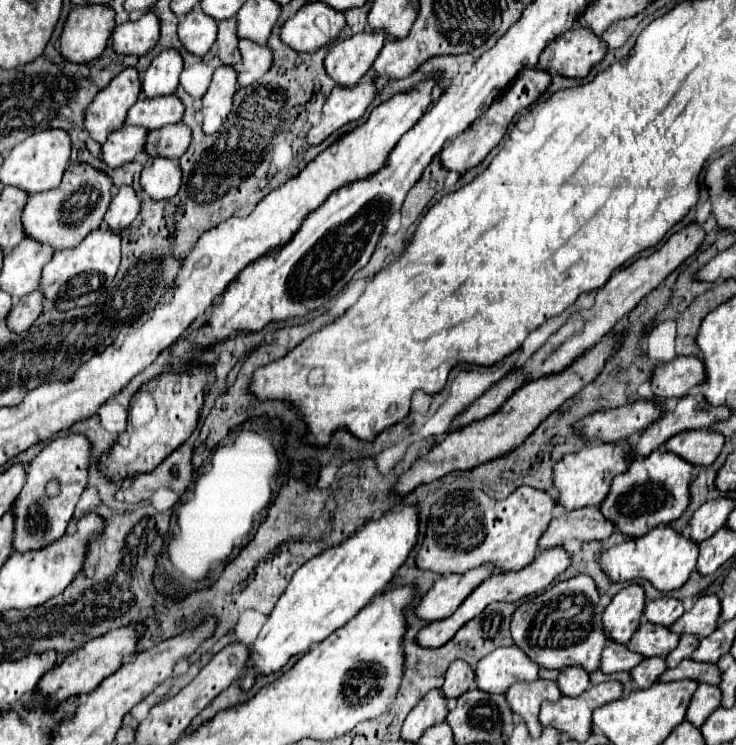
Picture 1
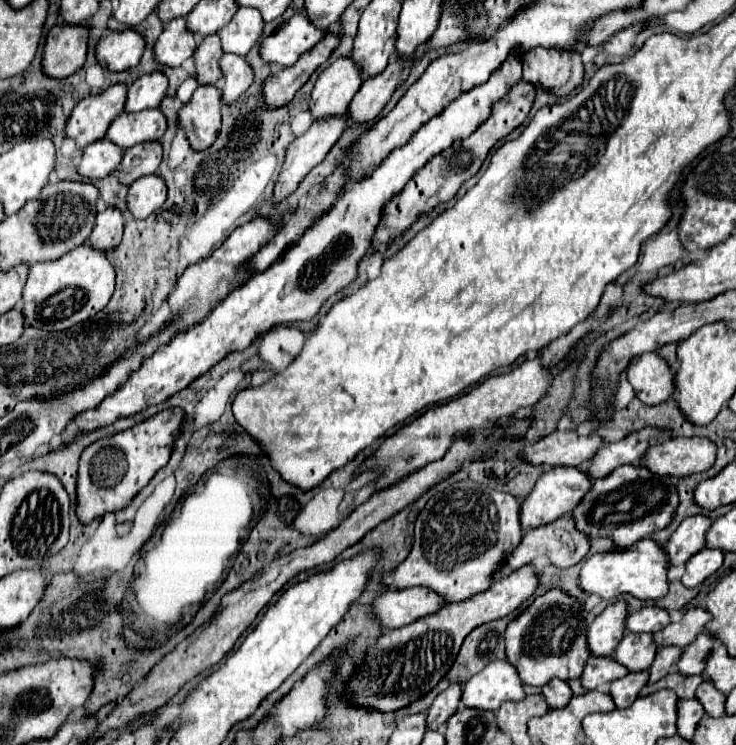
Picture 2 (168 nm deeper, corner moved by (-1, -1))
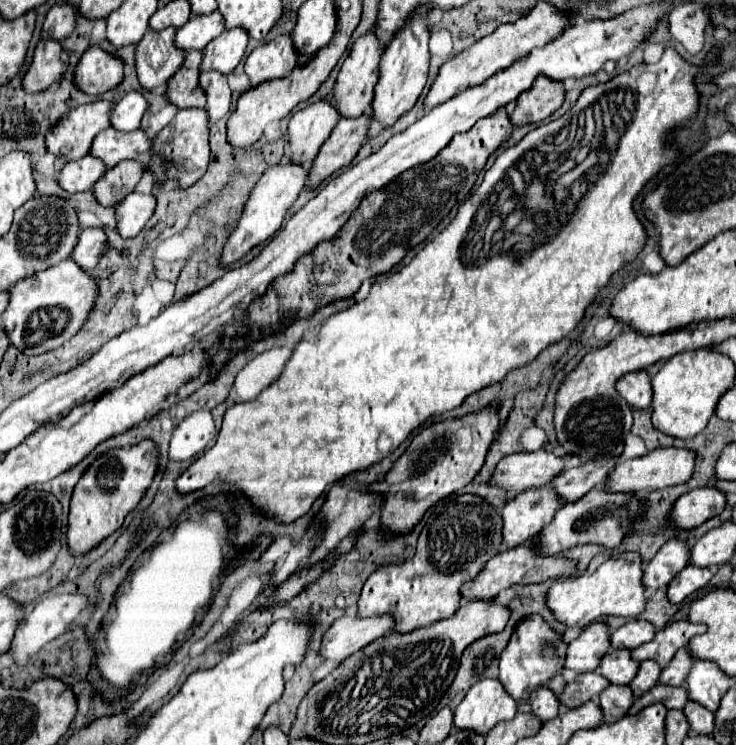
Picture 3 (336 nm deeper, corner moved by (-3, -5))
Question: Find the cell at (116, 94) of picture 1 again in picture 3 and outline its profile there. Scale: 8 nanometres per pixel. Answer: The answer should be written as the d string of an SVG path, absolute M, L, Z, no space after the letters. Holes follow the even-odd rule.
M95 101L69 111L47 133L47 151L67 161L77 161L85 157L95 135L109 127L111 107L113 103L109 101Z

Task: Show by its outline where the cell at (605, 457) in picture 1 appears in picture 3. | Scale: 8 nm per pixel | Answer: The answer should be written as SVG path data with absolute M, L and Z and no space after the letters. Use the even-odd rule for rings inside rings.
M549 485L529 489L509 499L501 511L503 515L503 545L507 549L529 543L561 507L559 497Z

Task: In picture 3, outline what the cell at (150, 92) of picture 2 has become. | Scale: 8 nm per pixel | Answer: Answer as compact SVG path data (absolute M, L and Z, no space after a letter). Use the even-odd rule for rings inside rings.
M131 91L125 97L121 97L119 103L113 105L109 123L115 131L129 133L129 131L139 129L139 123L141 123L141 117L145 111L147 111L145 97L137 91Z

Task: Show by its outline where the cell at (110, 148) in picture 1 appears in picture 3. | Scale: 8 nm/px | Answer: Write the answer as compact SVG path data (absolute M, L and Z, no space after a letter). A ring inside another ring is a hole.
M85 155L79 161L71 161L67 163L59 177L57 183L67 191L67 193L81 193L81 191L89 191L95 181L99 179L99 175L103 175L107 169L103 163L99 163L99 159Z

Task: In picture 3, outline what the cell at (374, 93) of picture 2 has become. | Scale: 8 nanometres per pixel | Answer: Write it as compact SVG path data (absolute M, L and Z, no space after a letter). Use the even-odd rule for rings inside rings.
M367 113L359 119L339 119L329 139L321 145L319 155L311 163L307 175L307 189L319 187L327 177L331 177L335 171L339 171L355 159L357 151L367 139L369 123L371 115Z

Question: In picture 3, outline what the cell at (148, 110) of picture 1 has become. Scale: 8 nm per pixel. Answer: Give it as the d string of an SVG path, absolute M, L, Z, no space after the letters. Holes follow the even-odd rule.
M103 129L93 145L91 145L91 155L95 155L97 159L103 161L103 165L107 169L115 167L121 161L129 161L135 159L137 155L149 151L151 147L151 139L147 137L147 133L143 129L131 131L131 133L121 133L115 129Z

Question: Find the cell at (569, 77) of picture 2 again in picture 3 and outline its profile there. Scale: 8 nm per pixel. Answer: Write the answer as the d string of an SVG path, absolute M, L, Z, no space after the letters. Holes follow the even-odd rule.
M539 75L533 83L531 91L519 95L515 101L515 109L509 111L509 119L513 127L521 127L527 123L539 123L555 113L563 103L563 83L551 81L545 75Z

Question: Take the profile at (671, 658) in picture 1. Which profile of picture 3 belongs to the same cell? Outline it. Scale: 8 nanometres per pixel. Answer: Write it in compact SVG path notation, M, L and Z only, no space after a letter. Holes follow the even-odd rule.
M643 661L643 663L639 663L637 675L635 675L633 681L629 683L633 695L635 695L635 697L641 697L645 691L649 691L649 689L657 683L659 673L661 673L661 667L659 667L655 661Z

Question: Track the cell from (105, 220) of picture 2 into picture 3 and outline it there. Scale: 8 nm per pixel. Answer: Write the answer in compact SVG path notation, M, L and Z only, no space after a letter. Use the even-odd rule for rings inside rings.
M97 227L83 229L79 233L79 243L75 245L71 259L75 263L79 263L79 267L83 267L83 271L89 271L99 263L99 257L101 257L101 251L105 245L107 245L107 237L105 237L103 229L97 229Z

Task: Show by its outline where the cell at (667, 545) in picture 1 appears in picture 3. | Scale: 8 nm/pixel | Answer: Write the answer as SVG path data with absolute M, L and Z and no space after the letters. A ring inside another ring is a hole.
M607 559L591 575L553 579L547 591L547 607L553 617L567 627L585 627L601 617L639 617L645 611L645 589L641 585L641 559Z

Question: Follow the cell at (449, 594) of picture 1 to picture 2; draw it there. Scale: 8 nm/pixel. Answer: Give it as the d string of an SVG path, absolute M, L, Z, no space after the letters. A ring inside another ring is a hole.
M429 587L387 591L373 603L375 615L385 629L399 629L421 619L423 615L433 615L441 611L441 607L445 605L445 599L441 599L441 595L437 595L435 591L429 591Z

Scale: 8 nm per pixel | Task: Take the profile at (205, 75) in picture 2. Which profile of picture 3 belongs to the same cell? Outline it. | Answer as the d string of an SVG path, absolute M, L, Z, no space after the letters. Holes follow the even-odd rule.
M187 51L183 67L169 79L167 83L167 99L177 109L193 109L205 107L205 93L199 87L199 63L201 51Z

